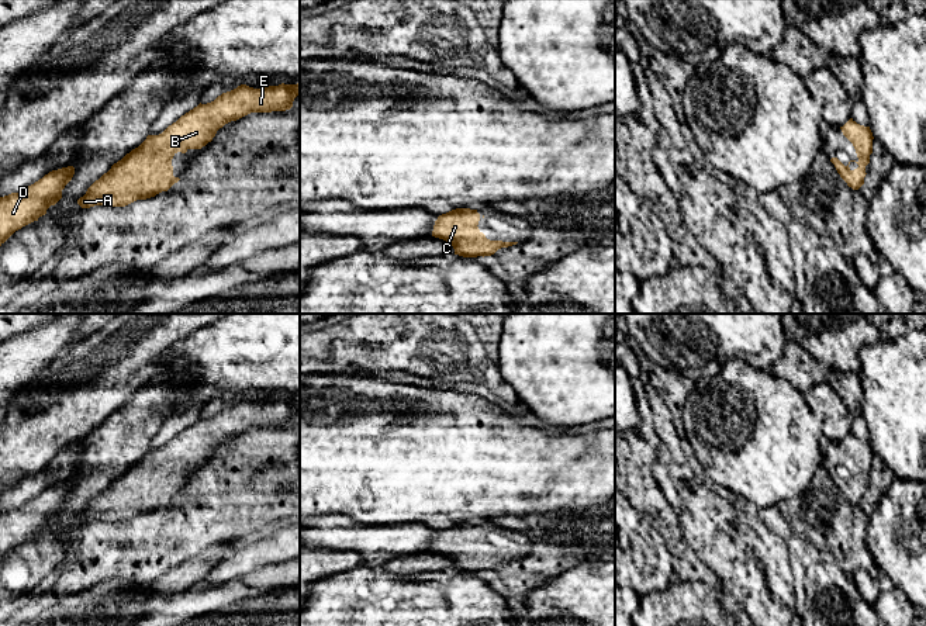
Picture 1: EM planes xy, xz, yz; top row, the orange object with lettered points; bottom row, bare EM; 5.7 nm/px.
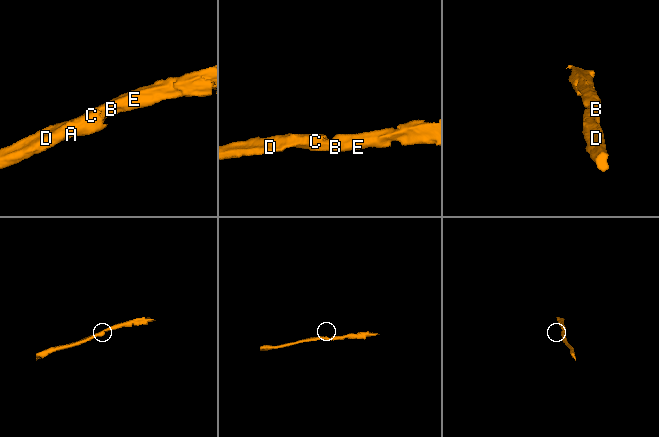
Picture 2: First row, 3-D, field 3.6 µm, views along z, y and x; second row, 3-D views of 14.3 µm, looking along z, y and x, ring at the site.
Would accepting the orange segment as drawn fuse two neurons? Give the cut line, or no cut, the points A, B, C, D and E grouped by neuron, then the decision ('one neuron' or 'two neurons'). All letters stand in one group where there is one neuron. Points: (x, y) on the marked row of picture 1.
no cut; A B C D E; one neuron

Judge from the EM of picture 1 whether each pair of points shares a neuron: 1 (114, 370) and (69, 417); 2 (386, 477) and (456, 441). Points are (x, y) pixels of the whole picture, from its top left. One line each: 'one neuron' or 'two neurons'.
1: one neuron
2: one neuron

